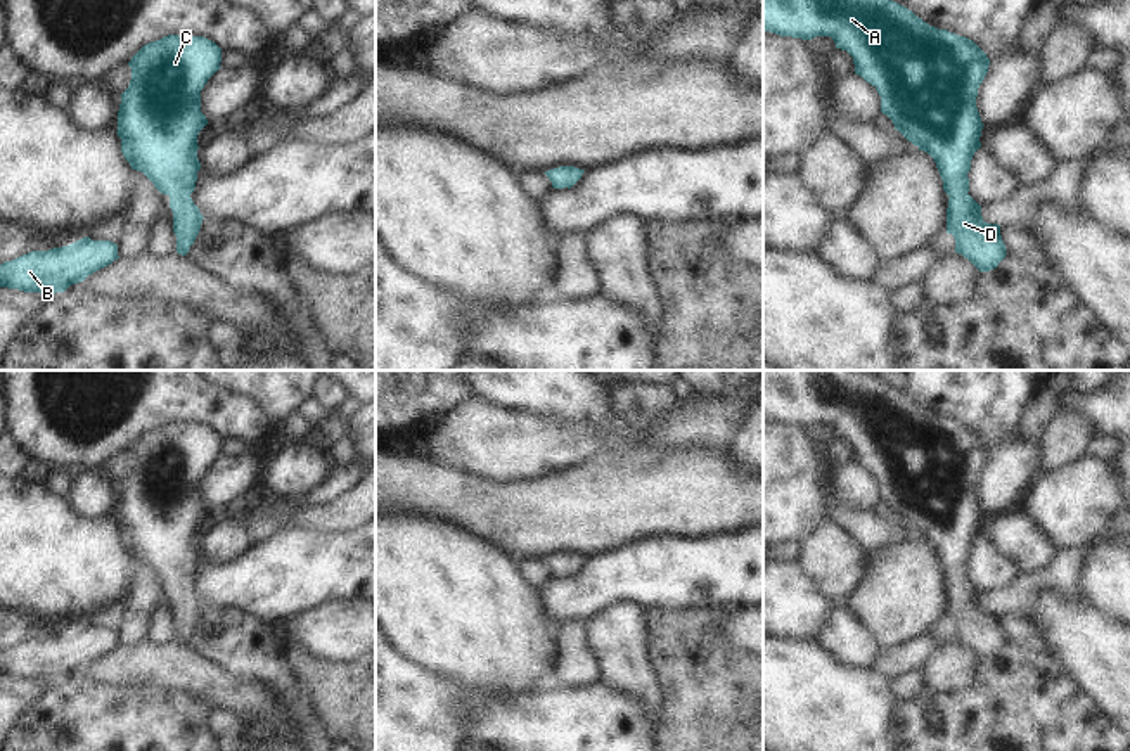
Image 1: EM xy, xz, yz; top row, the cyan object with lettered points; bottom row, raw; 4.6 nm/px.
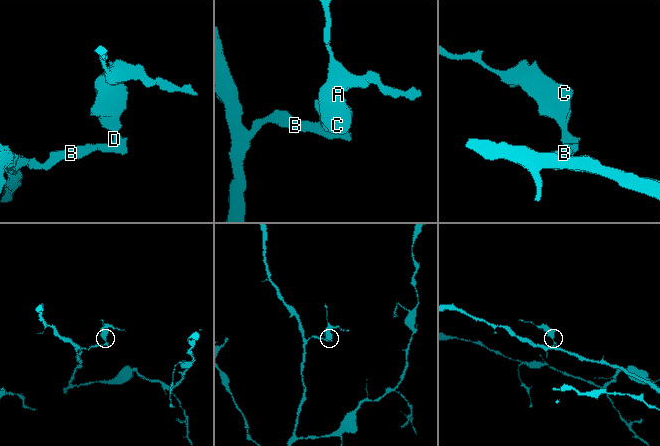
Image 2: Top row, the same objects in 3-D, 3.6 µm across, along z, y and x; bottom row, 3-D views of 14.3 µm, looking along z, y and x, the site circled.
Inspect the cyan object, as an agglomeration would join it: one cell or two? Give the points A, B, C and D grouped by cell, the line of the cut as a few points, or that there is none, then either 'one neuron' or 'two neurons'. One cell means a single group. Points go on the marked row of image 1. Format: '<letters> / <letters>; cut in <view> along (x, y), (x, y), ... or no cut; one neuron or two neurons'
A B C D; no cut; one neuron

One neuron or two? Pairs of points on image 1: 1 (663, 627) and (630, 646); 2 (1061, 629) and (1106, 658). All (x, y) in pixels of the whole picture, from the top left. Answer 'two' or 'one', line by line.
1: two
2: one

